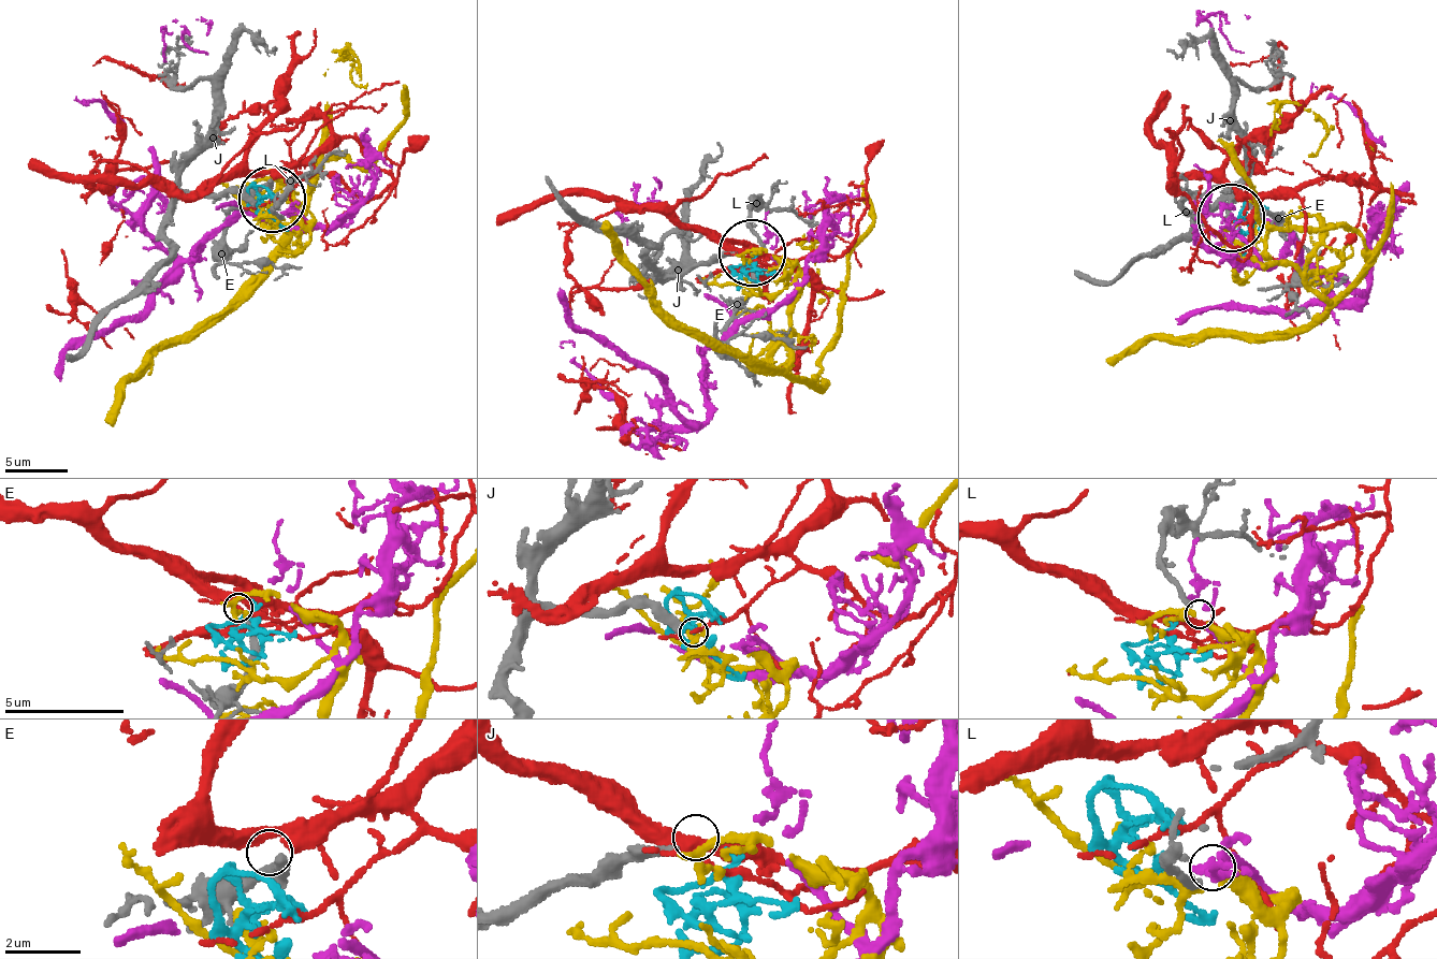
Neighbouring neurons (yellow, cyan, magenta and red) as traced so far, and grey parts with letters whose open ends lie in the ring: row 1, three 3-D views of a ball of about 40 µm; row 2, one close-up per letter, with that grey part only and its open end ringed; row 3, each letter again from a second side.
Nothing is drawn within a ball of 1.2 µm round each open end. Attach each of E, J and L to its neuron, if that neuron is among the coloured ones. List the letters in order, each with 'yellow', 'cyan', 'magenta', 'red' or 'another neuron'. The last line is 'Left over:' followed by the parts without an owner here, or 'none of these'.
E: red
J: another neuron
L: magenta
Left over: J

